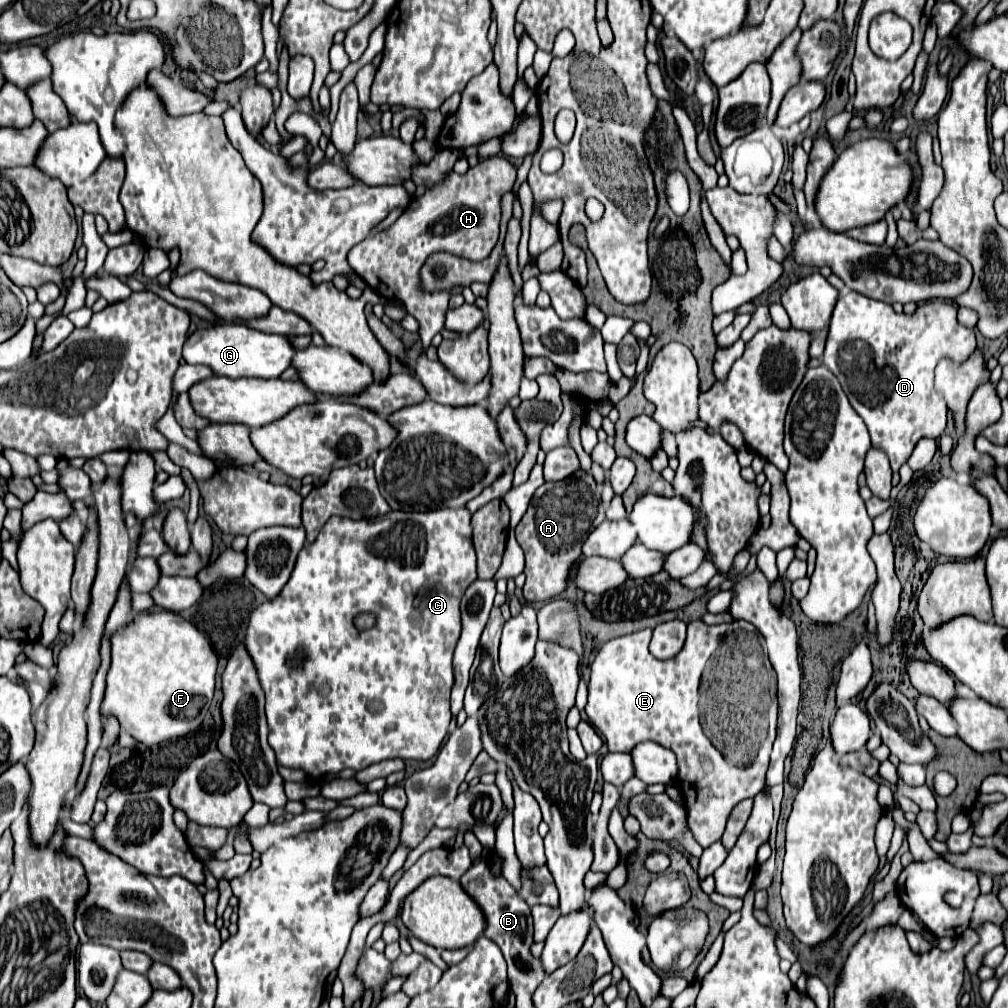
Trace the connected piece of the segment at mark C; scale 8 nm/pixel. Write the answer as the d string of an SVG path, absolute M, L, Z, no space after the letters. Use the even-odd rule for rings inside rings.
M466 506L462 508L442 508L430 512L390 512L372 520L348 520L342 516L332 516L322 528L314 544L302 548L296 560L296 568L286 588L272 600L260 604L252 614L244 638L246 652L258 668L258 678L266 694L266 718L268 718L268 742L276 752L276 758L282 766L302 768L312 780L322 780L326 774L336 774L344 768L364 770L370 764L382 762L384 758L414 758L430 760L442 746L448 724L452 718L450 712L450 690L452 690L452 652L458 642L462 624L460 624L460 598L464 590L476 580L476 554L472 541L472 514ZM360 612L376 612L378 624L372 630L358 632L354 618Z

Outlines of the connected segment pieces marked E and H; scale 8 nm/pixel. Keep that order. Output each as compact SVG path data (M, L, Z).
M702 620L690 622L682 652L670 660L658 660L650 654L652 629L647 628L606 642L590 666L590 694L586 704L590 724L604 736L610 752L630 752L636 744L652 740L678 756L678 786L684 796L688 826L702 848L720 840L728 814L740 800L752 798L764 788L770 748L776 738L776 724L772 720L768 738L754 764L738 768L726 762L710 744L698 722L698 686L702 668L716 652L726 632L734 632L738 624L740 620L706 628Z
M502 156L480 160L474 168L468 168L466 174L450 172L442 184L434 184L434 188L428 188L422 196L412 198L410 208L406 208L390 228L380 230L376 236L362 240L362 244L350 250L348 262L352 270L382 298L402 300L408 314L418 320L422 348L430 346L432 336L442 330L448 298L462 292L462 288L448 294L422 292L418 286L418 272L424 260L438 250L448 250L468 260L484 260L498 240L500 198L504 192L512 190L514 180L516 168Z

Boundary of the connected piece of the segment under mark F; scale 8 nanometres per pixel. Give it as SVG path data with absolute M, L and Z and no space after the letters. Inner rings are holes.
M168 610L140 614L110 636L110 668L106 674L106 692L100 714L114 716L120 722L121 732L138 740L136 746L158 746L170 738L186 736L202 724L204 714L208 712L214 696L216 666L218 658L210 642L188 620Z

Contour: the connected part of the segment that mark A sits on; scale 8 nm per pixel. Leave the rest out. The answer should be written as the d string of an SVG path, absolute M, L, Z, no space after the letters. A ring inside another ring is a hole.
M582 468L564 482L544 482L532 496L528 514L516 526L516 540L524 550L526 575L523 596L528 602L544 602L564 592L570 568L582 554L582 540L604 522L604 506L596 494L592 474Z

